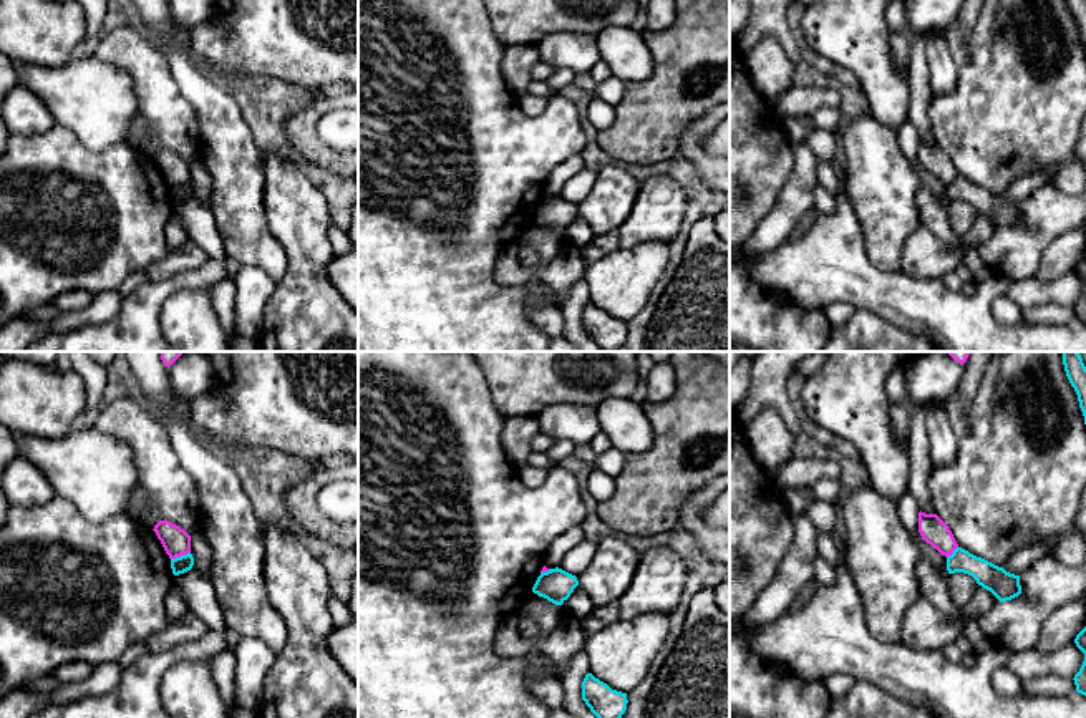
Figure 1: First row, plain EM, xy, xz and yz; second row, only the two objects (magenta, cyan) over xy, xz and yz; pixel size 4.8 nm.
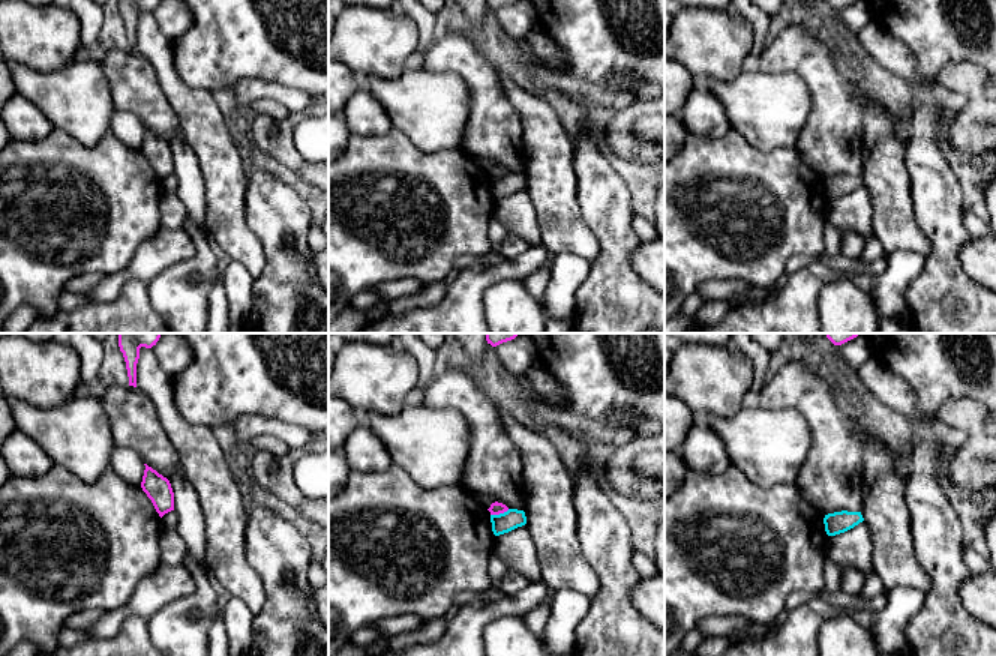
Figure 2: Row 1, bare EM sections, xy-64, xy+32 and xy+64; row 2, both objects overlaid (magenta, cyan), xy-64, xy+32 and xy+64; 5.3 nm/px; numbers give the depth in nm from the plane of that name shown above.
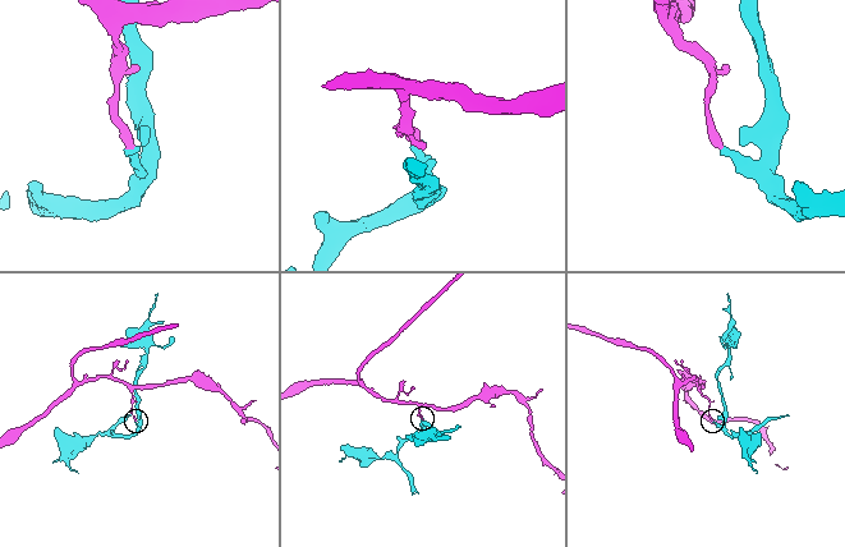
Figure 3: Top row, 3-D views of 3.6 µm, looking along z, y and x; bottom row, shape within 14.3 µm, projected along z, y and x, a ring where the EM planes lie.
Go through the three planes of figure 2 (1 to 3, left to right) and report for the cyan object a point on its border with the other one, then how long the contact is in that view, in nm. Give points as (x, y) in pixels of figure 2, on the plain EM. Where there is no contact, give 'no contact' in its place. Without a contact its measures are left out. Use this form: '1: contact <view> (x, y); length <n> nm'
1: no contact
2: contact xy+32 (500, 176); length 110 nm
3: no contact

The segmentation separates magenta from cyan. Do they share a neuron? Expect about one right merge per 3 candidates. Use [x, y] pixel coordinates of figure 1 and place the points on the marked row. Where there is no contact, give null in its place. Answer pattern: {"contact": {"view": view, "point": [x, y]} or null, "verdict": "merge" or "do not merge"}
{"contact": {"view": "xy", "point": [179, 556]}, "verdict": "do not merge"}

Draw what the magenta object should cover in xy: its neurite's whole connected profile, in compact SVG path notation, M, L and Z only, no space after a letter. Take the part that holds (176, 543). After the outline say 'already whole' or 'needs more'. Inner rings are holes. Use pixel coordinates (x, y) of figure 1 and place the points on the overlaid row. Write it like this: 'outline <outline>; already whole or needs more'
outline M159 521L153 529L161 541L169 559L176 559L191 552L191 536L169 521Z; already whole

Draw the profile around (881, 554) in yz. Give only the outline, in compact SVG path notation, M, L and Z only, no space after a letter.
M869 483L844 499L846 562L859 589L870 635L899 643L910 605L922 599L919 546L904 527L897 501Z

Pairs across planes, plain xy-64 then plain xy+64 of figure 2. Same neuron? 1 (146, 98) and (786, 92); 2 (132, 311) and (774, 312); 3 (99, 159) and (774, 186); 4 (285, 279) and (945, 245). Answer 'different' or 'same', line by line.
1: different
2: same
3: same
4: same

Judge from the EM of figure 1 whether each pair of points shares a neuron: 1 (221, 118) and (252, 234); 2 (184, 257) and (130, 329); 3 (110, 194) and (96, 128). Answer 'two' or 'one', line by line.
1: one
2: two
3: two

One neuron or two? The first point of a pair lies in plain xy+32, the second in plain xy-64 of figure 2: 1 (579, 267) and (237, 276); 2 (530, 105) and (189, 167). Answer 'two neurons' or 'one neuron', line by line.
1: one neuron
2: two neurons

